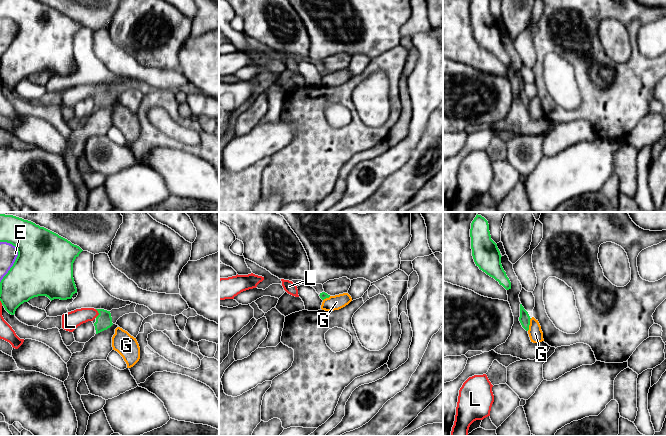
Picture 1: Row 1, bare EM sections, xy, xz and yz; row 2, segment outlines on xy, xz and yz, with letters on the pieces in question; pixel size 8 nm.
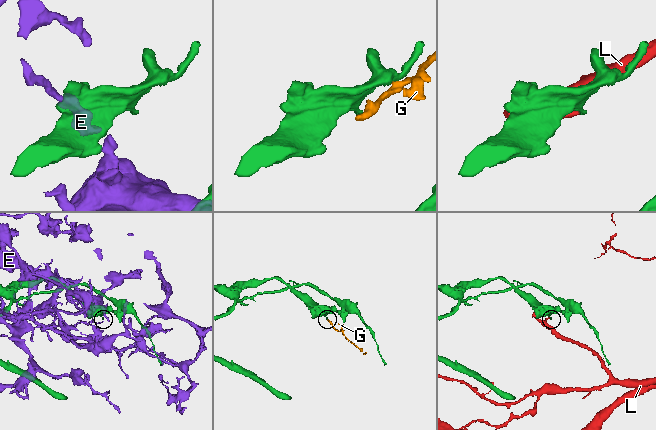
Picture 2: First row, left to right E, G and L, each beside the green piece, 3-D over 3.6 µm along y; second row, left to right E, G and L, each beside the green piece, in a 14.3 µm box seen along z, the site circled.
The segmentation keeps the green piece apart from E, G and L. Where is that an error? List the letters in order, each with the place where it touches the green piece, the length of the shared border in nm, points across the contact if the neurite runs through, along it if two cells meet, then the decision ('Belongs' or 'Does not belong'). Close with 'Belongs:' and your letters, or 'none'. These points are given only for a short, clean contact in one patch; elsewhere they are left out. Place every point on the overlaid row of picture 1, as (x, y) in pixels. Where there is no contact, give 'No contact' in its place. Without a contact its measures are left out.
E: Touches green at xy (15, 260). Shared border 340 nm. Does not belong
G: Touches green at yz (529, 324). Shared border 110 nm. Boundary: yz (531, 318), (527, 330). Does not belong
L: Touches green at xy (98, 312). Shared border 70 nm. Does not belong
Belongs: none

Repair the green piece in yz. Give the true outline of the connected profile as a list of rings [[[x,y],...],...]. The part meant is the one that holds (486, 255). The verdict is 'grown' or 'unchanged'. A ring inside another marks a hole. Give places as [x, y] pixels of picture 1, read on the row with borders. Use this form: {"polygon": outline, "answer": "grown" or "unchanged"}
{"polygon": [[[476,215],[470,229],[472,256],[476,266],[499,282],[506,290],[511,282],[501,264],[501,254],[497,244],[491,239],[488,221]]], "answer": "unchanged"}

